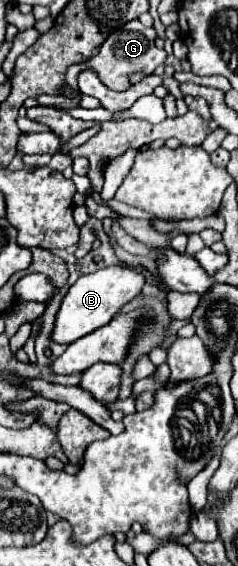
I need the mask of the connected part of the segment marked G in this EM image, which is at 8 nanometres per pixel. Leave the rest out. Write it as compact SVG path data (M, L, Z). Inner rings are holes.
M139 19L135 21L129 21L123 29L115 31L113 35L107 37L107 41L101 45L99 53L95 57L91 57L89 61L85 63L79 63L79 65L71 65L69 71L67 71L67 85L71 89L77 89L79 93L79 85L77 85L77 77L81 71L93 71L97 73L97 77L109 87L109 89L115 89L115 91L125 91L129 87L129 81L127 81L127 75L131 71L143 71L145 75L151 75L153 69L157 65L161 65L167 57L167 53L163 49L157 49L155 47L155 29L153 27L145 27Z

